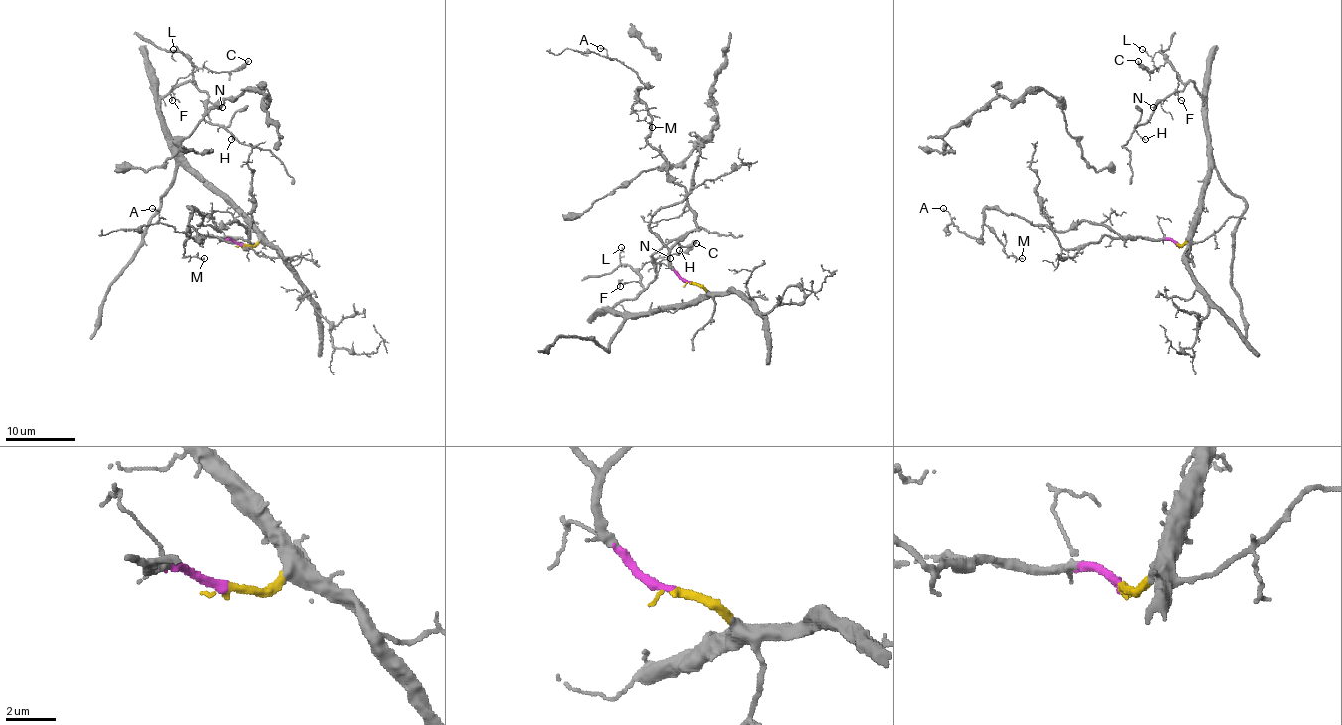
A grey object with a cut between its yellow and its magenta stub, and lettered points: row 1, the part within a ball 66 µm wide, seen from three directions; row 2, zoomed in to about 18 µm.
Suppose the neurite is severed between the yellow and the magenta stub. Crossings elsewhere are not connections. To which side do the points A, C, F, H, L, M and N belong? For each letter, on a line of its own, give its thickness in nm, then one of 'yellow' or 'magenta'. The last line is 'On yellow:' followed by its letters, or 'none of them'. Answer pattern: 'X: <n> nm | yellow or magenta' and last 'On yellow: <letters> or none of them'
A: 100 nm | magenta
C: 280 nm | yellow
F: 110 nm | yellow
H: 110 nm | yellow
L: 120 nm | yellow
M: 110 nm | magenta
N: 80 nm | yellow
On yellow: C, F, H, L, N

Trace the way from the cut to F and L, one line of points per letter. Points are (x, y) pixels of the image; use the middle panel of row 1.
F: (689, 282), (707, 292), (681, 306), (640, 313), (609, 310), (642, 289), (628, 282), (619, 282), (619, 287)
L: (689, 282), (707, 292), (681, 306), (611, 311), (642, 289), (639, 276), (619, 257), (621, 247)

